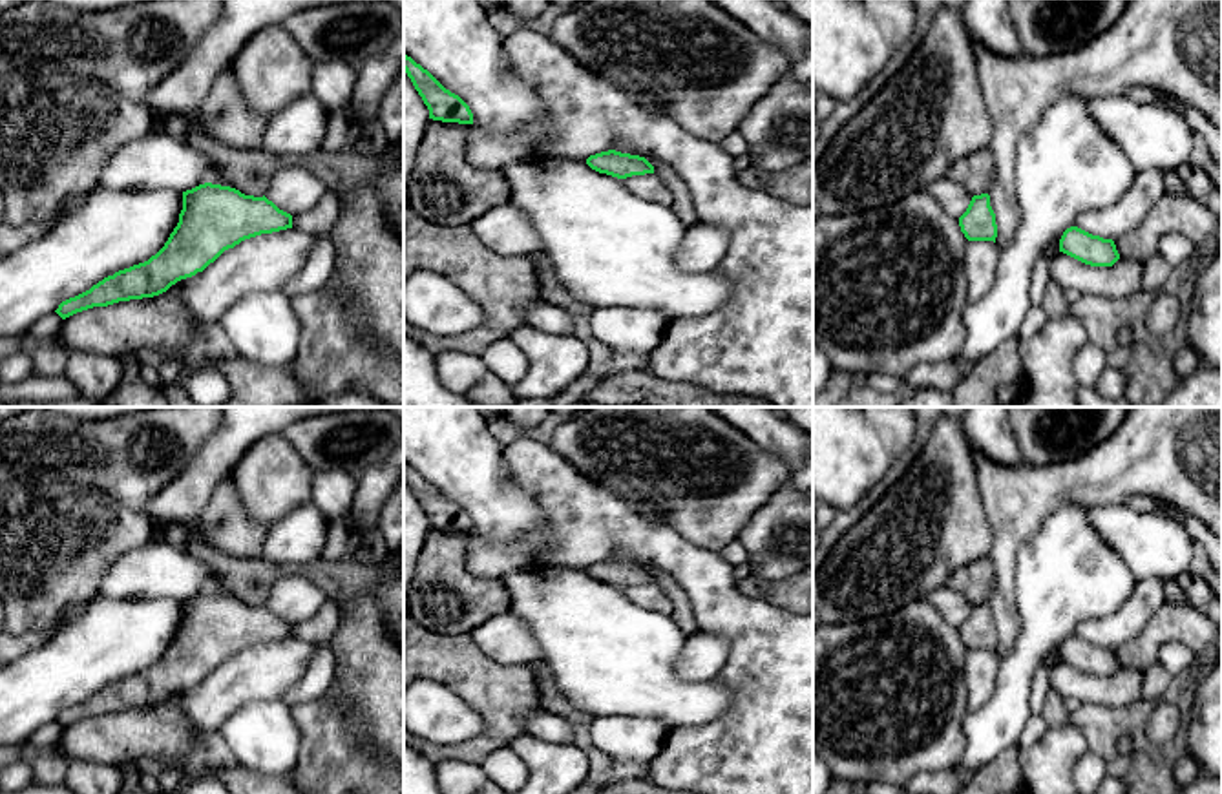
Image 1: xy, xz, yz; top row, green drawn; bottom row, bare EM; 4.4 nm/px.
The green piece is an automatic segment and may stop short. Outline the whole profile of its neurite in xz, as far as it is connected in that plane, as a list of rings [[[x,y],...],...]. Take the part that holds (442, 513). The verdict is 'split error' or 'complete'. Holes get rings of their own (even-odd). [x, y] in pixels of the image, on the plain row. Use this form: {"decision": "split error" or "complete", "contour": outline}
{"decision": "complete", "contour": [[[404,462],[404,480],[429,518],[429,528],[442,531],[473,533],[469,515],[446,498],[427,478]]]}

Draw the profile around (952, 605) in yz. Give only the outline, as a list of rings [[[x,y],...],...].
[[[950,586],[930,591],[924,601],[930,602],[944,617],[944,621],[955,628],[966,621],[974,606],[964,593]]]

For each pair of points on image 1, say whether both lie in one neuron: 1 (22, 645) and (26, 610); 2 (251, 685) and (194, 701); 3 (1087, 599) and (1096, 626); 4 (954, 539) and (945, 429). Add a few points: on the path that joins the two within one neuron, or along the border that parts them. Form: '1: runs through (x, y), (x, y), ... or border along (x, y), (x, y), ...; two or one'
1: border along (63, 614), (52, 626), (28, 630), (19, 636); two
2: runs through (236, 685), (231, 685), (209, 701); one
3: border along (1129, 594), (1115, 612), (1084, 619), (1074, 634); two
4: runs through (954, 511), (956, 482), (948, 457); one

